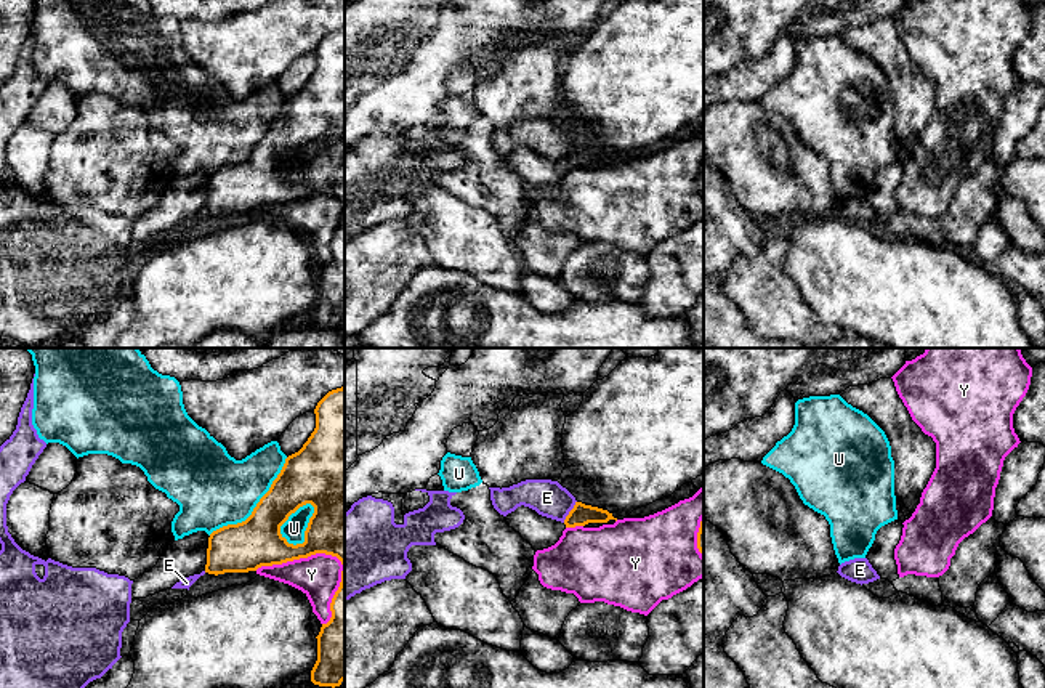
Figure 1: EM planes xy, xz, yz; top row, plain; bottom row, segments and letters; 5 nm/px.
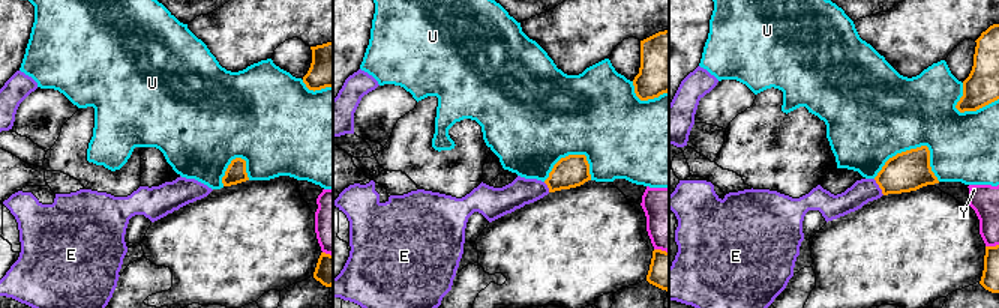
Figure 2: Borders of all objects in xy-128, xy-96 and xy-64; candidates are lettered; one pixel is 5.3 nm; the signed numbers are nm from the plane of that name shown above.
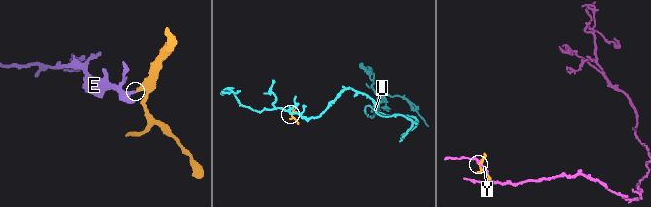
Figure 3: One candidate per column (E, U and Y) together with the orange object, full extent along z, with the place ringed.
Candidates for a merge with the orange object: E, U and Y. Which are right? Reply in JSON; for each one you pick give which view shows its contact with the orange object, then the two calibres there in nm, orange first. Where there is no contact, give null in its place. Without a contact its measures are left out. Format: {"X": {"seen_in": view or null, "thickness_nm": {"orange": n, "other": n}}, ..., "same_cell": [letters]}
{"same_cell": []}

